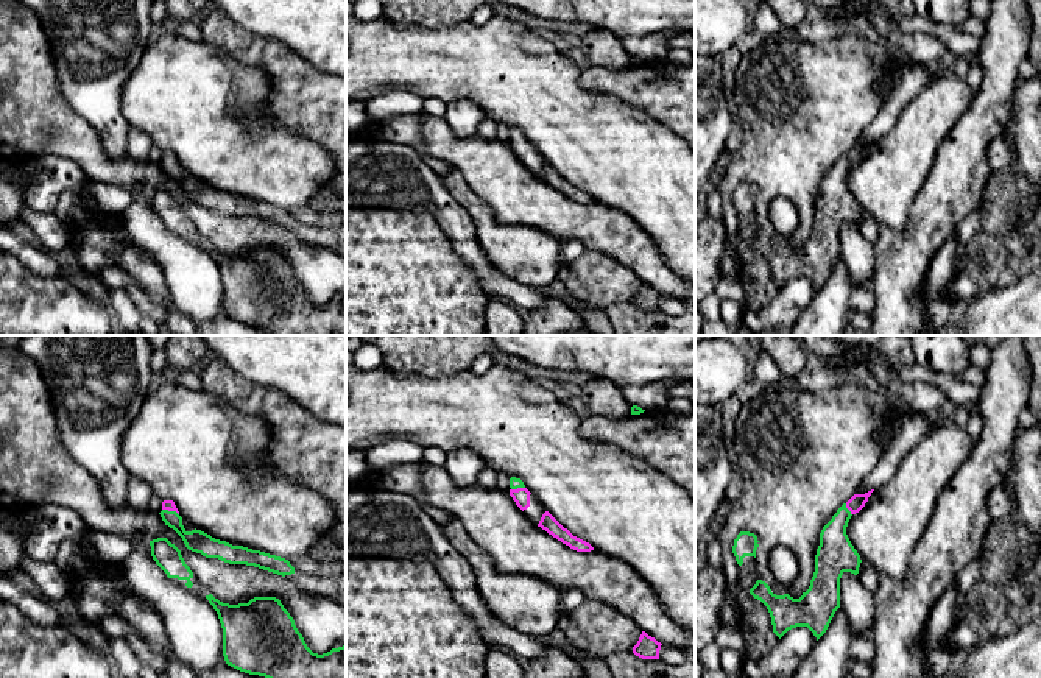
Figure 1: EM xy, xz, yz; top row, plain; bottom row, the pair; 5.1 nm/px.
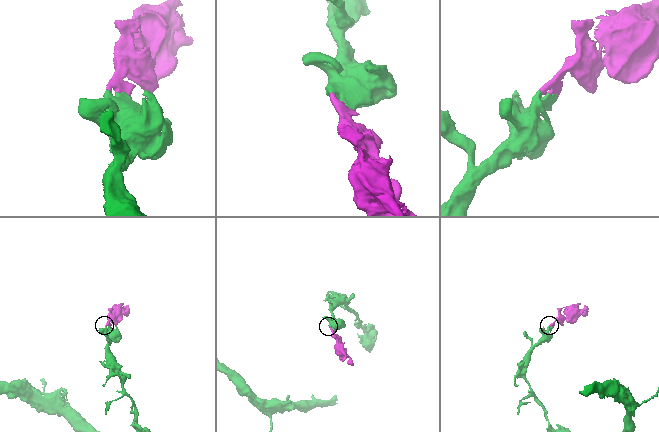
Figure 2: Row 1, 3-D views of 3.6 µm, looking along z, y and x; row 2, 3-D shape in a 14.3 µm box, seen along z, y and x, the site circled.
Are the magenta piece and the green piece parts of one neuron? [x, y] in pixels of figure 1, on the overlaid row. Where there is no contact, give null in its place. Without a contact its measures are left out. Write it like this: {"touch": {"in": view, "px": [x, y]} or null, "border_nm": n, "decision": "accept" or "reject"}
{"touch": {"in": "xz", "px": [518, 488]}, "border_nm": 70, "decision": "accept"}

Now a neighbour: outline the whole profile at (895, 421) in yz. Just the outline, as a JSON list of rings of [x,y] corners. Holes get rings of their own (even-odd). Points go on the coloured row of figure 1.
[[[904,405],[895,407],[888,421],[884,424],[884,443],[882,443],[884,452],[893,446],[895,436],[902,426],[902,416],[904,416],[905,410],[907,408]]]

